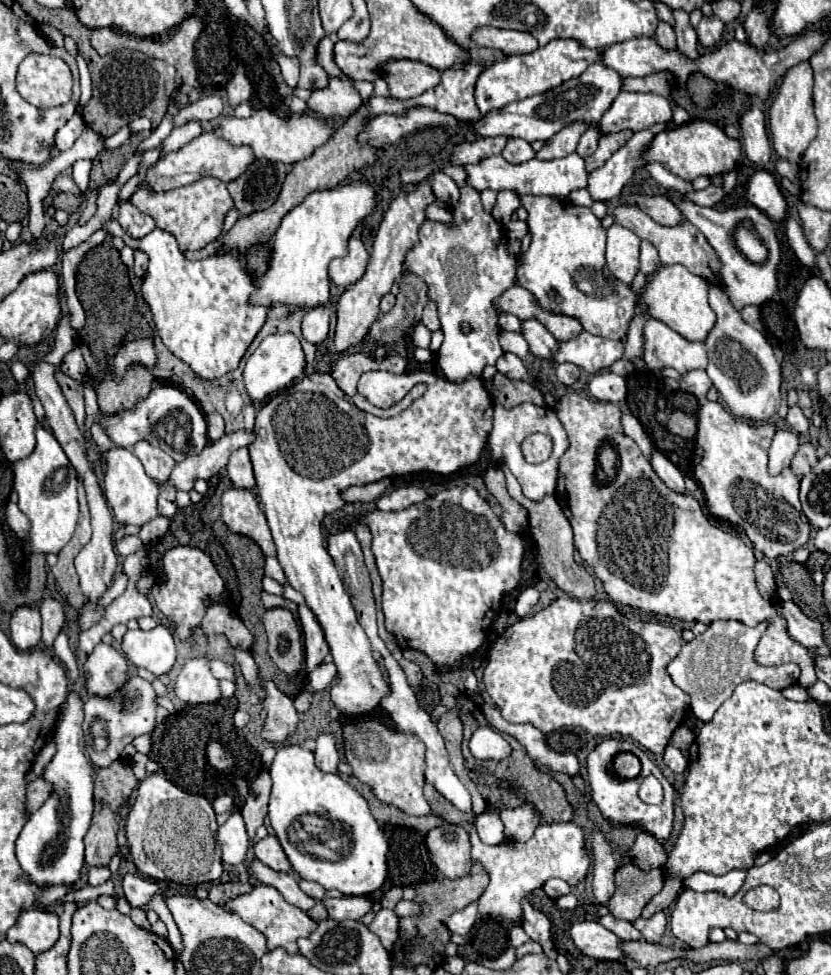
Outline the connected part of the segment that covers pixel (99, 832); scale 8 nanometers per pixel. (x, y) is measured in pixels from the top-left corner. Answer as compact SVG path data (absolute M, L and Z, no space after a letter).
M117 759L105 769L97 769L95 773L95 811L93 811L93 825L85 835L85 863L89 867L107 867L111 857L119 853L117 845L117 831L119 831L119 809L127 803L131 793L137 787L137 779L133 775L131 763Z

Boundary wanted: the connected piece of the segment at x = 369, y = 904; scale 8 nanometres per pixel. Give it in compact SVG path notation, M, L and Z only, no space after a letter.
M337 897L337 899L325 899L323 901L329 917L343 921L343 919L361 919L365 913L369 913L373 909L373 901L369 897Z

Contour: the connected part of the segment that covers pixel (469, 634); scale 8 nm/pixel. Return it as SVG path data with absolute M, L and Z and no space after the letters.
M473 487L443 489L401 511L371 511L365 515L365 523L373 533L373 555L383 579L385 625L399 639L399 647L423 651L437 667L455 665L467 653L479 649L487 627L497 617L495 609L499 609L499 601L521 579L521 535L509 533Z

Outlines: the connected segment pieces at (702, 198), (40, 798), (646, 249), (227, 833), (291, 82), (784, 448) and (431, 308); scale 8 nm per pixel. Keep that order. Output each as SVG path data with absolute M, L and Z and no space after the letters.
M709 185L707 189L703 191L691 191L691 193L685 193L685 197L697 205L703 205L703 207L713 207L715 203L719 203L723 199L723 189L721 187L715 187L715 185Z
M37 777L35 781L29 783L29 787L27 787L27 809L29 809L29 813L37 811L45 803L45 797L49 797L49 789L53 789L53 785L49 785L49 781L45 781L43 777Z
M641 241L641 271L645 275L651 275L659 265L661 265L659 255L657 255L657 249L653 247L653 243Z
M233 811L229 815L229 819L219 827L217 841L219 841L221 851L223 851L223 863L237 865L237 863L247 859L249 841L247 841L243 817L239 811Z
M277 57L277 63L281 67L281 75L287 87L297 89L297 77L299 77L299 69L301 69L301 61L297 61L297 57Z
M777 431L769 449L769 473L777 475L781 469L789 467L797 447L799 447L799 435L793 431Z
M429 301L423 309L423 317L421 317L423 325L429 329L429 331L437 331L441 327L439 323L439 313L437 313L437 307L433 305L433 301Z

